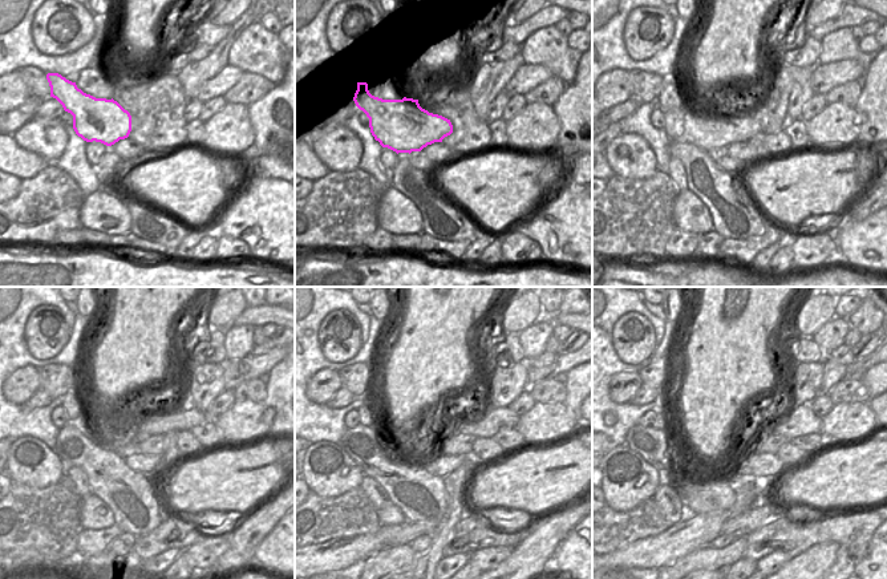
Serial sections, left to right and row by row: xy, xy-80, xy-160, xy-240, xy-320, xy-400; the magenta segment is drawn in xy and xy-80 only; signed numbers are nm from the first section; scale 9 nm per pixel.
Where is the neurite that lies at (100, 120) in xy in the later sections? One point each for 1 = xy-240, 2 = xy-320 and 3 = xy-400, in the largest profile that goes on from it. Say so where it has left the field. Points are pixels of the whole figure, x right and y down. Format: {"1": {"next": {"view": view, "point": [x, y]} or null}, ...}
{"1": {"next": {"view": "xy-240", "point": [175, 417]}}, "2": {"next": {"view": "xy-320", "point": [485, 424]}}, "3": {"next": {"view": "xy-400", "point": [800, 420]}}}

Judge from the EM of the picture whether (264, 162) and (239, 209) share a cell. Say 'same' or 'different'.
different

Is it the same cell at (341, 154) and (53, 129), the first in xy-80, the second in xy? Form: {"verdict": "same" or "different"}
{"verdict": "same"}

